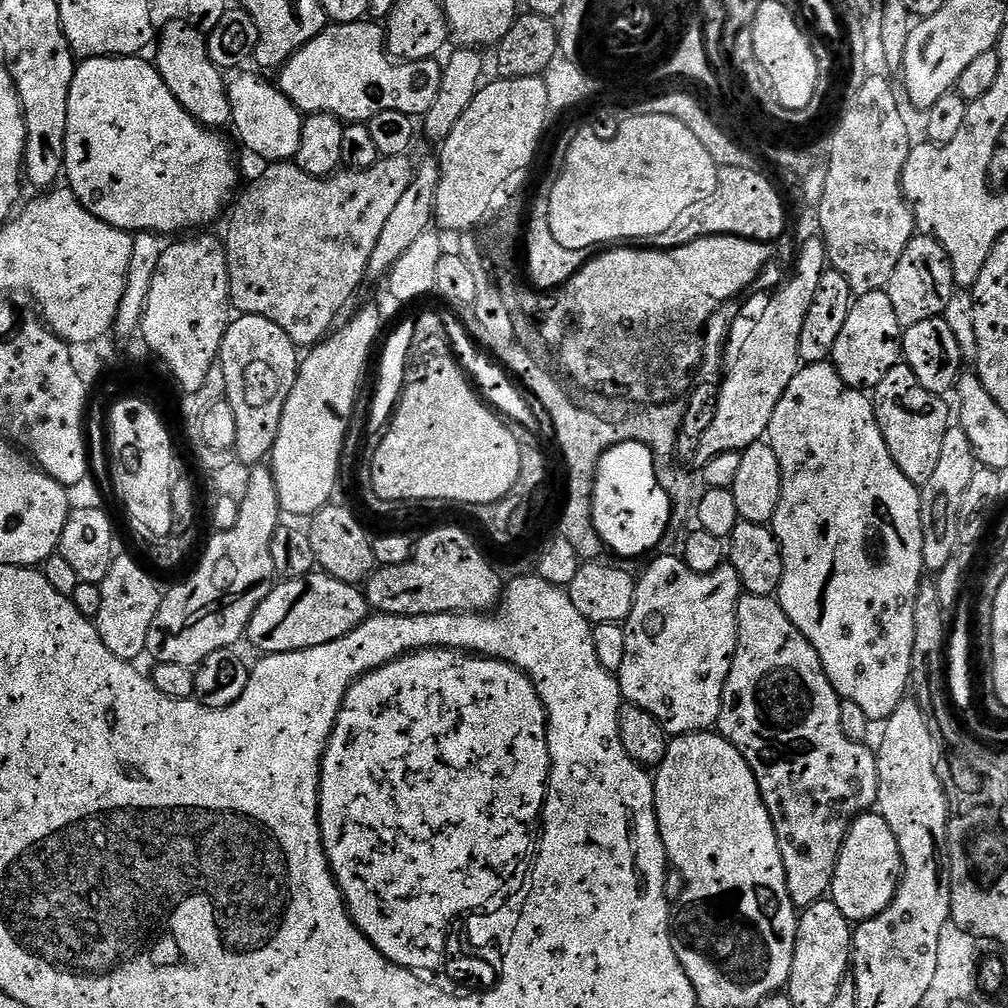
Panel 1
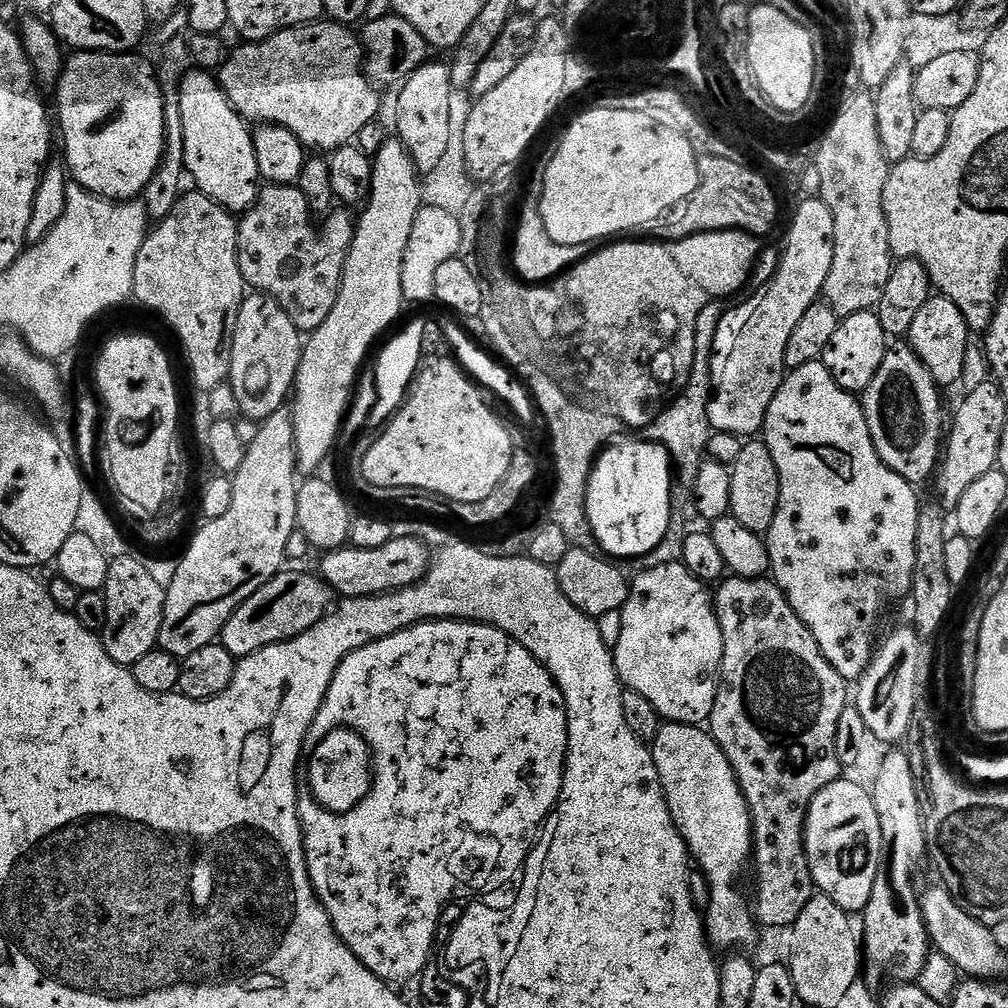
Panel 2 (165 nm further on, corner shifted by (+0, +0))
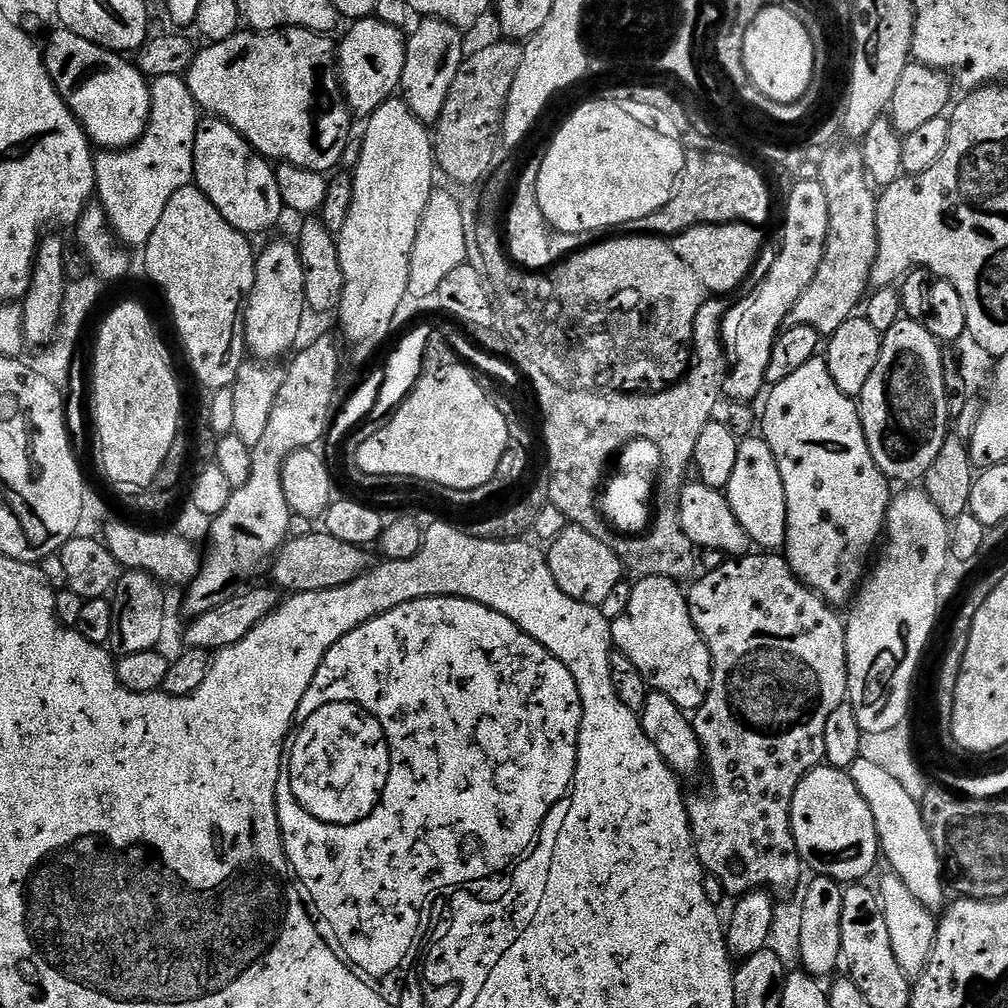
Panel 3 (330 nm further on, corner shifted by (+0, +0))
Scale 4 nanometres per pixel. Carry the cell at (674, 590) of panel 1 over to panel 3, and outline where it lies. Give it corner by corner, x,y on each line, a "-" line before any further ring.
653,576
637,579
630,606
611,626
615,651
634,662
651,691
666,694
674,706
689,714
706,702
712,685
712,655
690,618
688,597
677,581

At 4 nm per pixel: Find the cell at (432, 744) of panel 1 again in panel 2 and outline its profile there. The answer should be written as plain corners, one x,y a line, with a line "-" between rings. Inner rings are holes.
425,620
423,624
411,624
409,628
351,652
334,674
327,703
349,704
356,708
352,724
356,728
364,727
336,728
325,734
324,741
313,750
312,761
308,764
308,784
315,796
313,800
304,796
297,799
312,890
328,911
336,935
376,977
389,986
400,986
402,976
414,972
418,974
418,970
422,970
420,964
428,960
428,944
432,944
432,936
440,932
440,904
444,904
444,888
488,888
488,896
496,896
496,900
500,900
500,908
504,908
500,916
492,916
492,944
496,944
496,952
488,948
488,956
492,956
492,972
488,972
488,964
480,964
480,956
460,952
460,976
468,976
468,984
472,984
472,976
480,976
480,980
492,980
492,976
502,978
501,973
508,972
508,968
504,968
504,964
508,964
504,956
508,956
508,948
520,948
524,932
528,932
532,925
532,916
528,916
528,912
532,912
532,904
536,904
536,896
528,896
528,900
524,900
524,880
528,880
528,872
520,868
520,860
524,860
524,852
528,852
528,844
532,844
532,828
544,826
553,815
564,781
564,761
568,755
568,709
564,706
564,696
555,678
518,641
505,632
499,632
491,624
467,620
-
326,800
328,809
320,806
-
504,916
508,916
508,920
504,920
-
512,916
516,916
516,920
512,920
-
520,916
524,916
524,920
520,920
-
496,932
500,932
500,936
496,936
-
500,952
504,952
504,956
500,956
-
468,960
476,960
476,964
468,964
-
496,960
500,960
500,964
496,964

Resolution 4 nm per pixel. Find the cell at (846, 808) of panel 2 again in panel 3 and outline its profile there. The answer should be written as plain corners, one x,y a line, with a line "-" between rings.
821,766
806,773
794,790
789,814
798,854
809,869
813,868
816,876
829,876
831,880
837,880
841,886
855,884
868,878
864,876
870,875
876,859
878,861
881,859
880,840
878,830
875,828
874,815
847,771

